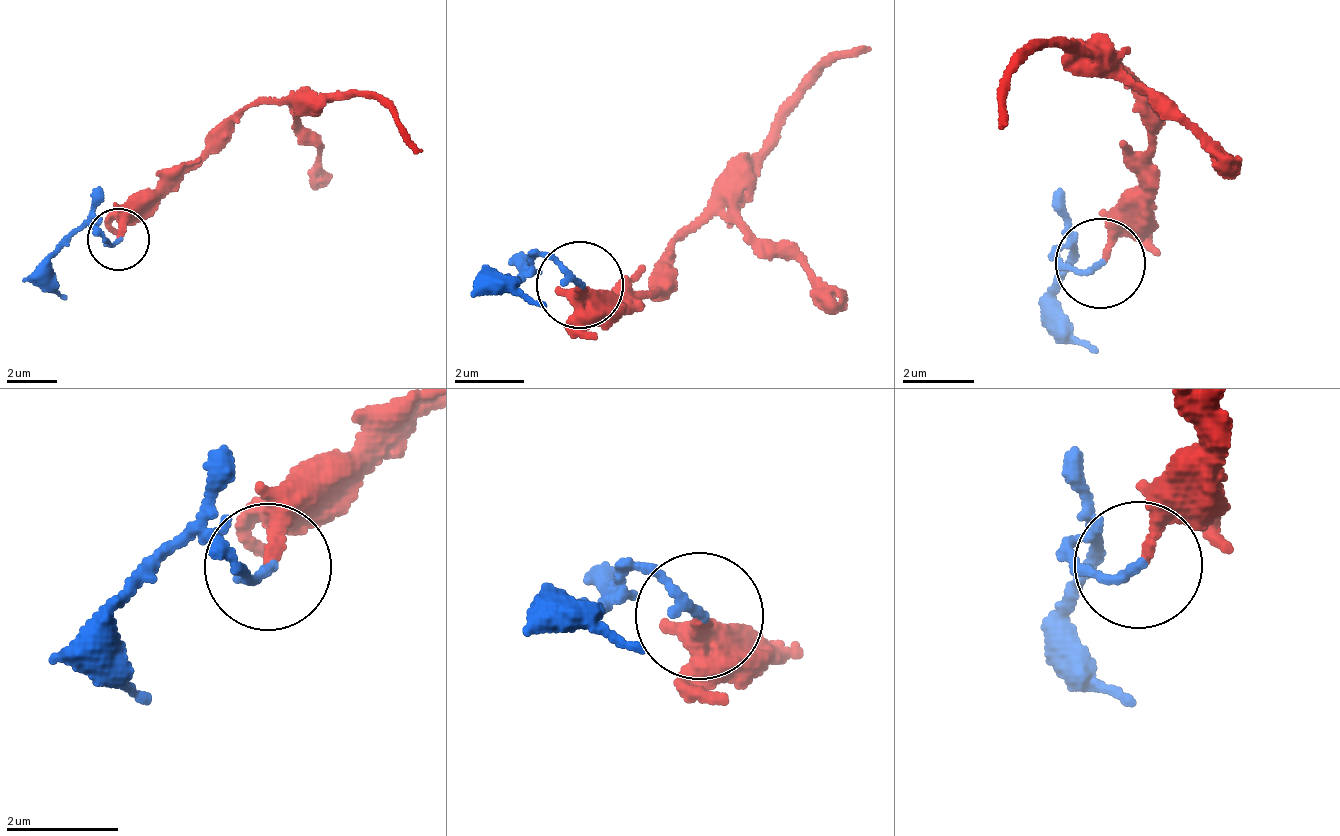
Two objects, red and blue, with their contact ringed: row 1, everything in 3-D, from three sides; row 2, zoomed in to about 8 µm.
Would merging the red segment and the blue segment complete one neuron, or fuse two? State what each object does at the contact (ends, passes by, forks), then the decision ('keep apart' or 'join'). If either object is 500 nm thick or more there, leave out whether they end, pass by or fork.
red ends there; blue ends there; join

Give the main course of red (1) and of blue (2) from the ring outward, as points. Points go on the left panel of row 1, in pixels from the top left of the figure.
1: (116, 238), (203, 146), (268, 101), (369, 93), (418, 155)
2: (116, 238), (106, 237), (86, 224), (49, 262), (63, 300)

